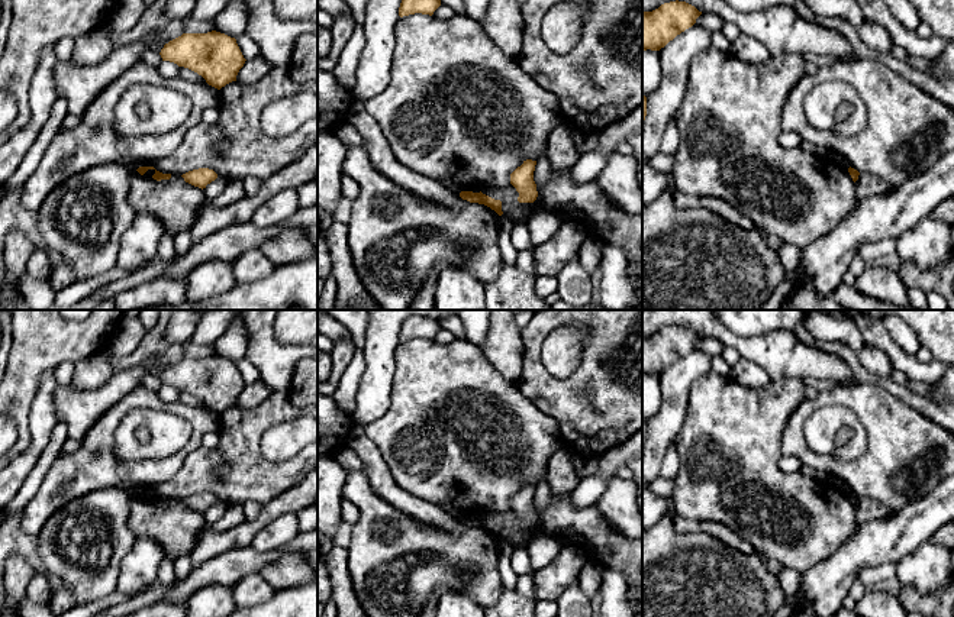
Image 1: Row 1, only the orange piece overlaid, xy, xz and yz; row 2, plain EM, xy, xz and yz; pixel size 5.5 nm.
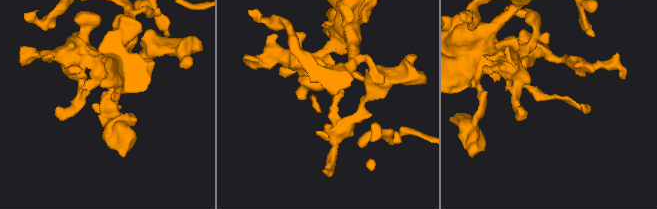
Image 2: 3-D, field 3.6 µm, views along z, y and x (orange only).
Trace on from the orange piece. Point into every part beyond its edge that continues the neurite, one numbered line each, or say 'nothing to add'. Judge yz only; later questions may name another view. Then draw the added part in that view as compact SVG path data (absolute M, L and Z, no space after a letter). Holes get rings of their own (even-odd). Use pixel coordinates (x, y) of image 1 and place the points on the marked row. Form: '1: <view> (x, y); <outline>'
nothing to add

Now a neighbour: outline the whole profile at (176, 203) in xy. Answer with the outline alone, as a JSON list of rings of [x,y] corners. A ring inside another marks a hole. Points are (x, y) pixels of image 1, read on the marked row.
[[[155,169],[144,175],[132,171],[129,178],[129,204],[136,213],[151,211],[155,214],[165,233],[177,236],[190,232],[199,219],[199,211],[210,203],[203,190],[184,181],[181,174],[171,174],[170,180],[152,178]]]

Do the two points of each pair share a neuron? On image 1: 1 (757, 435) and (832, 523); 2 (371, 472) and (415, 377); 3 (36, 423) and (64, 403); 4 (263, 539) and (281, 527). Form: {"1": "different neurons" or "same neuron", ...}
{"1": "same neuron", "2": "different neurons", "3": "different neurons", "4": "same neuron"}

